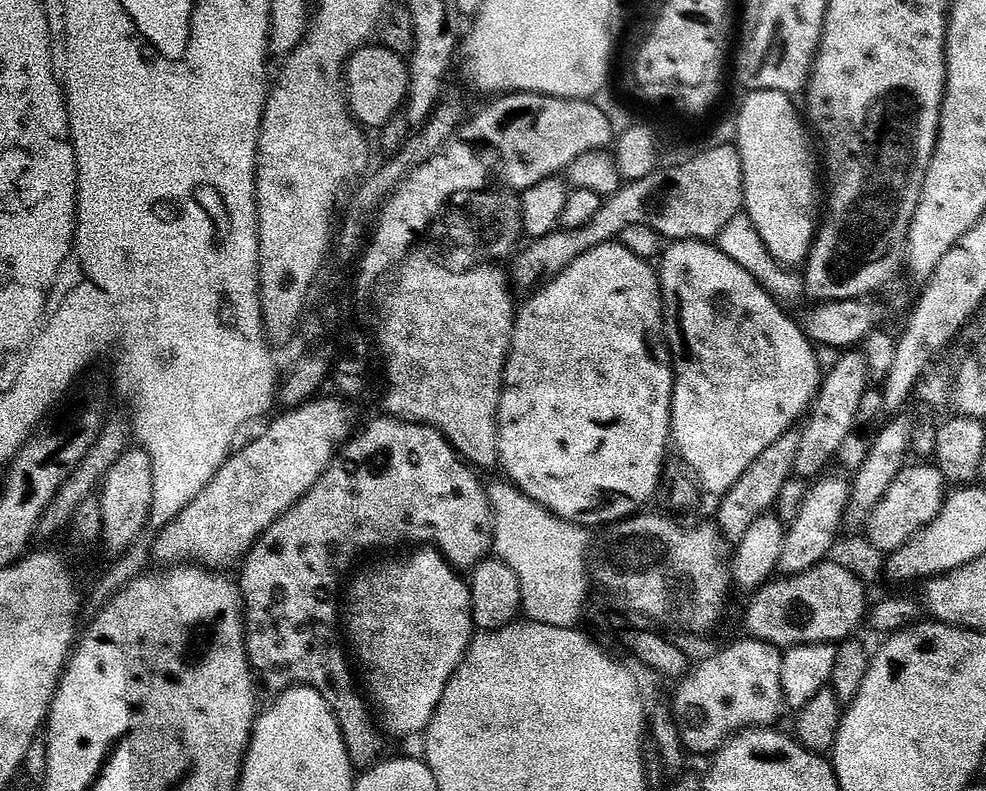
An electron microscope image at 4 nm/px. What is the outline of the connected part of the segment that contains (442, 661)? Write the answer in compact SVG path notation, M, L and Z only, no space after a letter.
M420 546L412 550L405 560L388 560L385 564L362 569L353 578L352 585L349 588L347 585L342 600L342 632L354 653L355 663L358 668L360 663L364 671L362 684L367 699L385 733L419 737L427 732L448 679L468 653L474 635L472 589L469 581L460 576L463 575L435 547Z

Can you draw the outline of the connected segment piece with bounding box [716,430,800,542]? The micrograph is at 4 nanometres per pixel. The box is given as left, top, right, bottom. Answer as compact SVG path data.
M796 430L782 434L778 442L772 443L767 450L762 450L762 454L758 454L758 458L750 462L750 470L746 470L746 474L742 474L738 482L734 482L729 492L719 497L720 509L716 512L716 520L720 523L721 530L729 536L729 541L740 540L742 534L746 534L746 530L754 526L758 517L765 515L775 505L783 484L794 476L794 458L798 456L799 437L799 431Z

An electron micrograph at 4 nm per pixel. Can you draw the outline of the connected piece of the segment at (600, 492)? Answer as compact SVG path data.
M613 242L611 244L603 244L602 246L594 246L594 250L590 250L586 254L582 254L575 260L569 268L564 271L561 276L556 276L549 284L545 284L535 294L529 295L529 300L522 304L520 308L523 315L520 318L519 331L516 332L516 352L512 352L512 368L508 368L508 392L504 392L503 411L500 412L500 425L503 425L503 443L498 444L500 451L499 467L504 468L504 472L529 496L533 505L541 508L548 508L558 518L569 520L571 524L581 526L593 526L592 524L600 524L599 526L611 526L620 523L621 520L629 519L641 511L645 507L644 503L651 498L656 492L656 487L662 484L662 477L666 467L666 459L668 448L670 452L670 437L672 434L672 381L674 373L672 370L672 358L670 349L666 343L666 329L664 326L664 297L660 294L660 278L655 267L652 268L640 256L635 256L630 249L624 245L624 242Z

